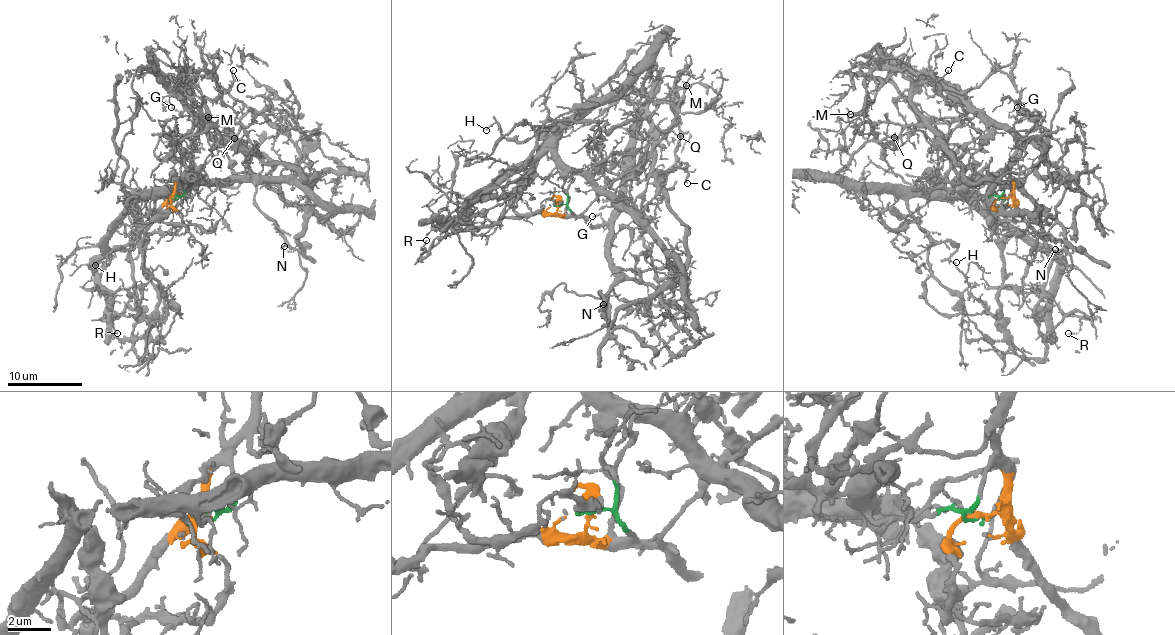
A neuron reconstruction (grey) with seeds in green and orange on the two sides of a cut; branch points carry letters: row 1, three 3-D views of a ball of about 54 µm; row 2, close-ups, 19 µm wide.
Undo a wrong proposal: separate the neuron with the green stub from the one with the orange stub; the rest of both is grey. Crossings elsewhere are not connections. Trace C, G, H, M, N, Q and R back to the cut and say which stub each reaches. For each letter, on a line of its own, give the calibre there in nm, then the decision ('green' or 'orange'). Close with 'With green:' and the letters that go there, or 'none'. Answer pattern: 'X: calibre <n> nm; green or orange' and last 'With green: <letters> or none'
C: calibre 110 nm; orange
G: calibre 100 nm; orange
H: calibre 120 nm; green
M: calibre 150 nm; orange
N: calibre 110 nm; orange
Q: calibre 130 nm; green
R: calibre 110 nm; orange
With green: H, Q

